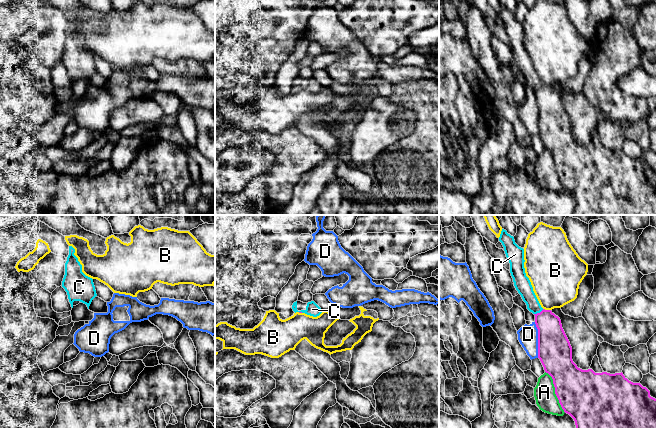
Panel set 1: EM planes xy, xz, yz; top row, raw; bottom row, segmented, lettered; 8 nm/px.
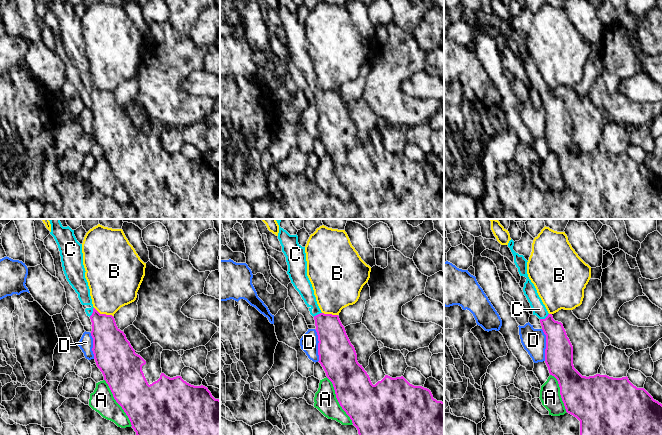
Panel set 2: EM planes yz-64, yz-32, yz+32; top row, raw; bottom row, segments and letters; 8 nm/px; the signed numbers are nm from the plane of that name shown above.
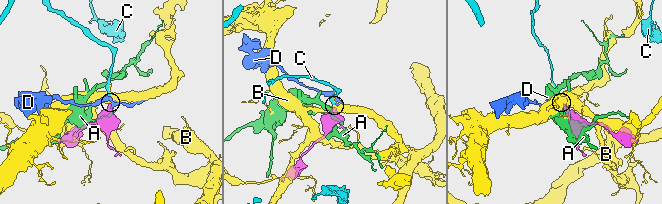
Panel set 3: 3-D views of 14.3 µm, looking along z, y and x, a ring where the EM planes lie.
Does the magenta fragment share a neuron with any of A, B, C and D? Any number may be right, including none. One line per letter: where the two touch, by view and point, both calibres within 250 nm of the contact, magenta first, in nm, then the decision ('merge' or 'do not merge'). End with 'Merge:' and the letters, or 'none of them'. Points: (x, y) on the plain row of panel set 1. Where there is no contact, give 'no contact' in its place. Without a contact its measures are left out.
A: yz (555, 168) | 400/170 nm | do not merge
B: yz (547, 86) | 240/380 nm | do not merge
C: yz (538, 89) | 240/120 nm | merge
D: yz (538, 116) | 280/160 nm | do not merge
Merge: C

